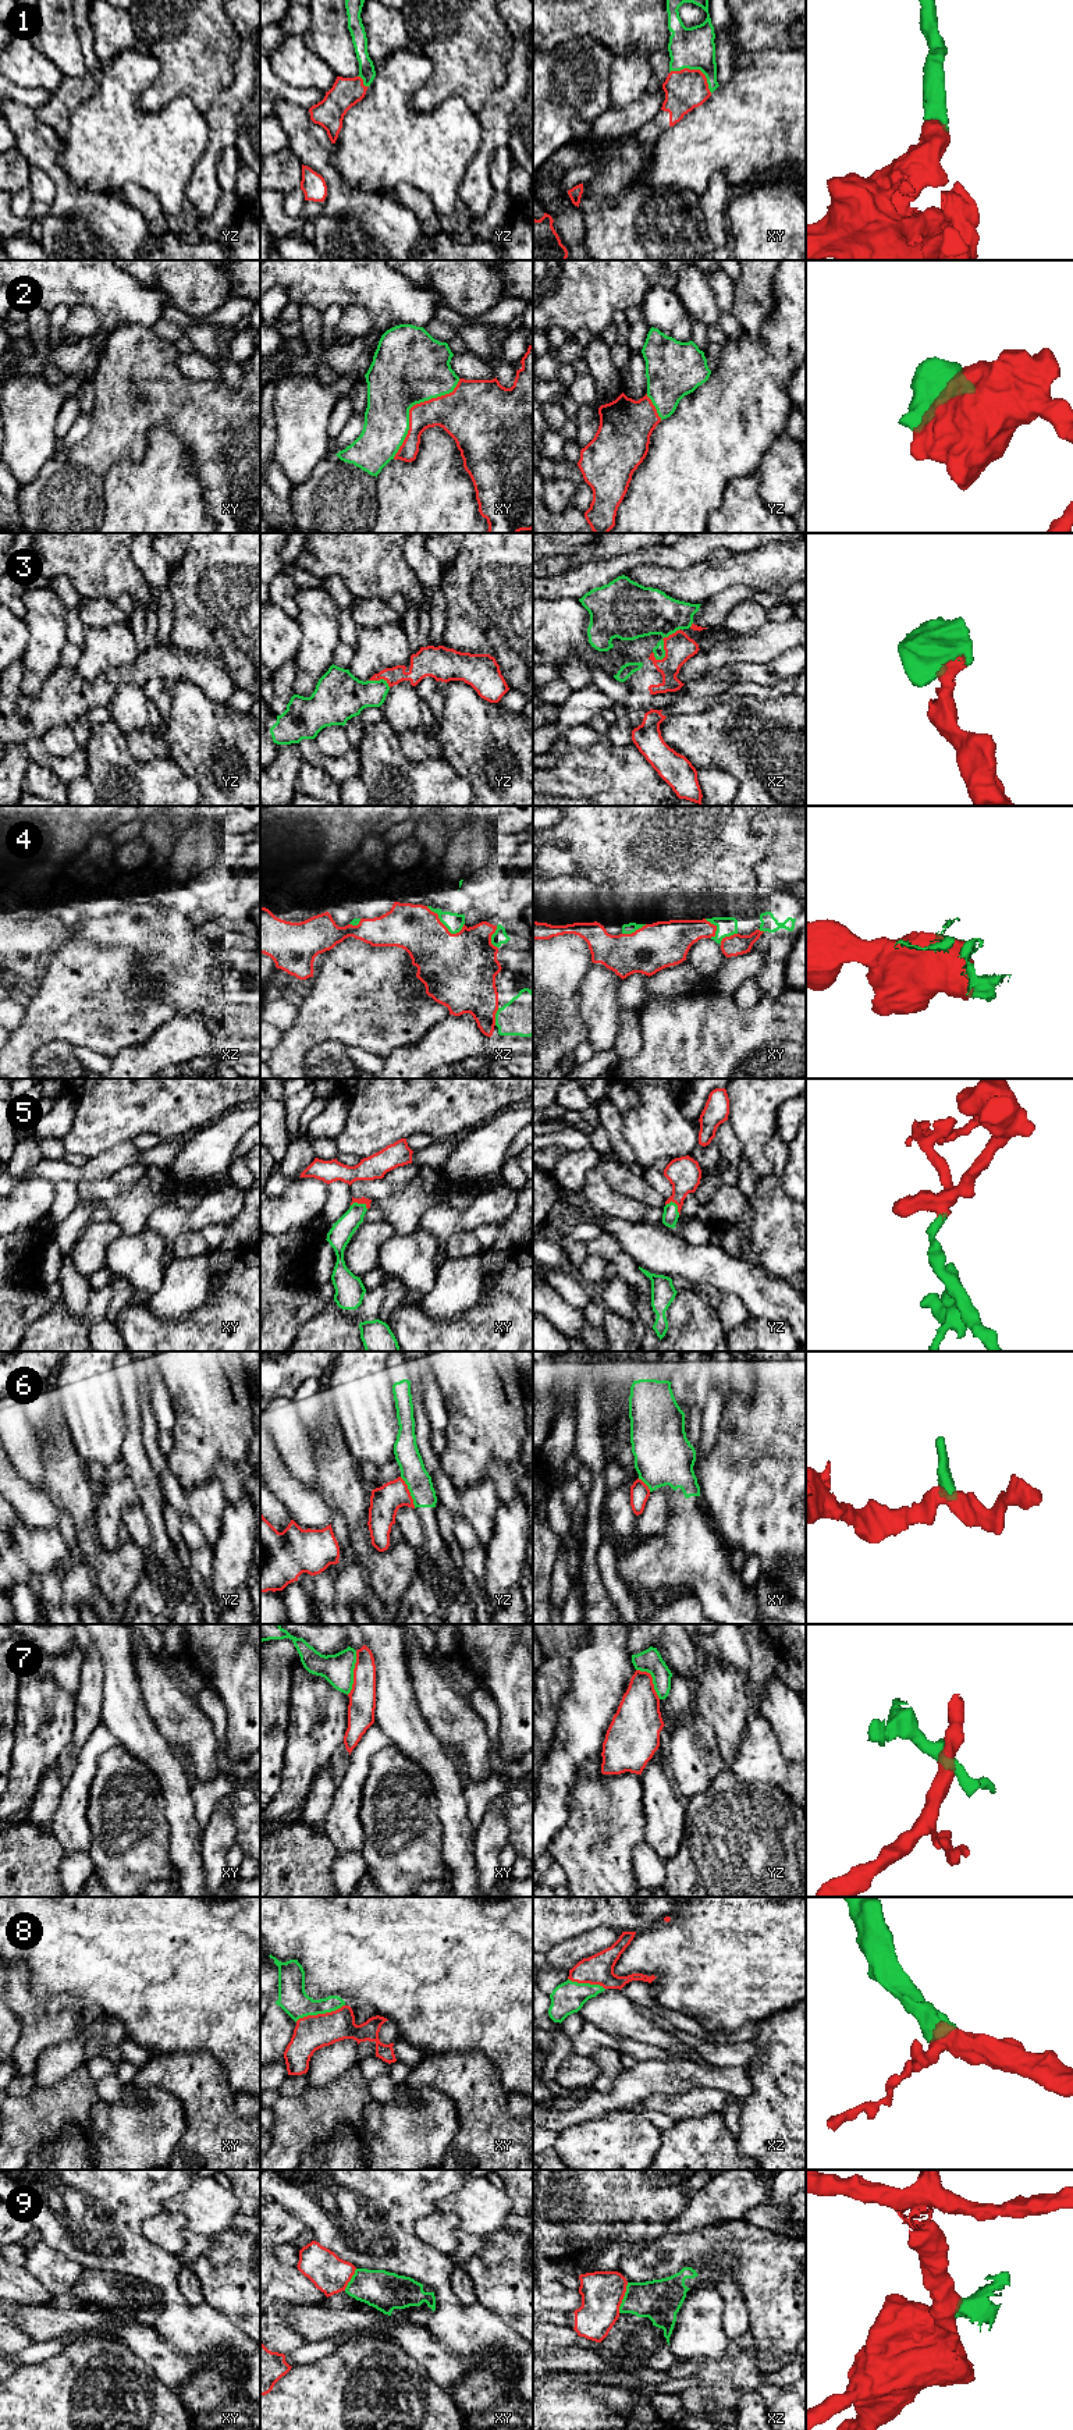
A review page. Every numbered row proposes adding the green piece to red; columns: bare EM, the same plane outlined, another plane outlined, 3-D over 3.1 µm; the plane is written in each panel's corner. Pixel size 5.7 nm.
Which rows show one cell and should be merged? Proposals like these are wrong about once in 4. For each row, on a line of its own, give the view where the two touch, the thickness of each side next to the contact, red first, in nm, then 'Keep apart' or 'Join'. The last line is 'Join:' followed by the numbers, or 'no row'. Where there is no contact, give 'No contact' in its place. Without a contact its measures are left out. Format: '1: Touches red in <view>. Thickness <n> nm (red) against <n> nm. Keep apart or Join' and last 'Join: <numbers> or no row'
1: Touches red in xy. Thickness 240 nm (red) against 240 nm. Join
2: Touches red in xy. Thickness 220 nm (red) against 440 nm. Join
3: Touches red in xz. Thickness 170 nm (red) against 300 nm. Join
4: Touches red in xz. Thickness 380 nm (red) against 110 nm. Join
5: Touches red in yz. Thickness 190 nm (red) against 90 nm. Join
6: Touches red in yz. Thickness 180 nm (red) against 140 nm. Keep apart
7: Touches red in xy. Thickness 160 nm (red) against 180 nm. Keep apart
8: Touches red in xy. Thickness 200 nm (red) against 170 nm. Join
9: Touches red in xz. Thickness 240 nm (red) against 240 nm. Keep apart
Join: 1, 2, 3, 4, 5, 8

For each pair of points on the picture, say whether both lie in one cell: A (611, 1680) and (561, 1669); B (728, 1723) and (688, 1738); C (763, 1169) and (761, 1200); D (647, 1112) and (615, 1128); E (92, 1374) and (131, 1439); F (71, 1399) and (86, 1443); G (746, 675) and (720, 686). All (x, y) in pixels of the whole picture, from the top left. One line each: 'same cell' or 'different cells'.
A: different cells
B: different cells
C: different cells
D: different cells
E: different cells
F: same cell
G: different cells

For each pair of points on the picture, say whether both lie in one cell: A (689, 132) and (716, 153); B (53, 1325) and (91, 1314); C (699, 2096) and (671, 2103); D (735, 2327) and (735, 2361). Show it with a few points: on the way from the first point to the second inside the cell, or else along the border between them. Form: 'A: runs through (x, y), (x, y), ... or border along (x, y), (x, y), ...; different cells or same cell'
A: runs through (696, 139), (709, 152); same cell
B: runs through (63, 1325), (70, 1325), (81, 1317); same cell
C: runs through (692, 2103), (678, 2103); same cell
D: border along (748, 2331), (731, 2338); different cells

